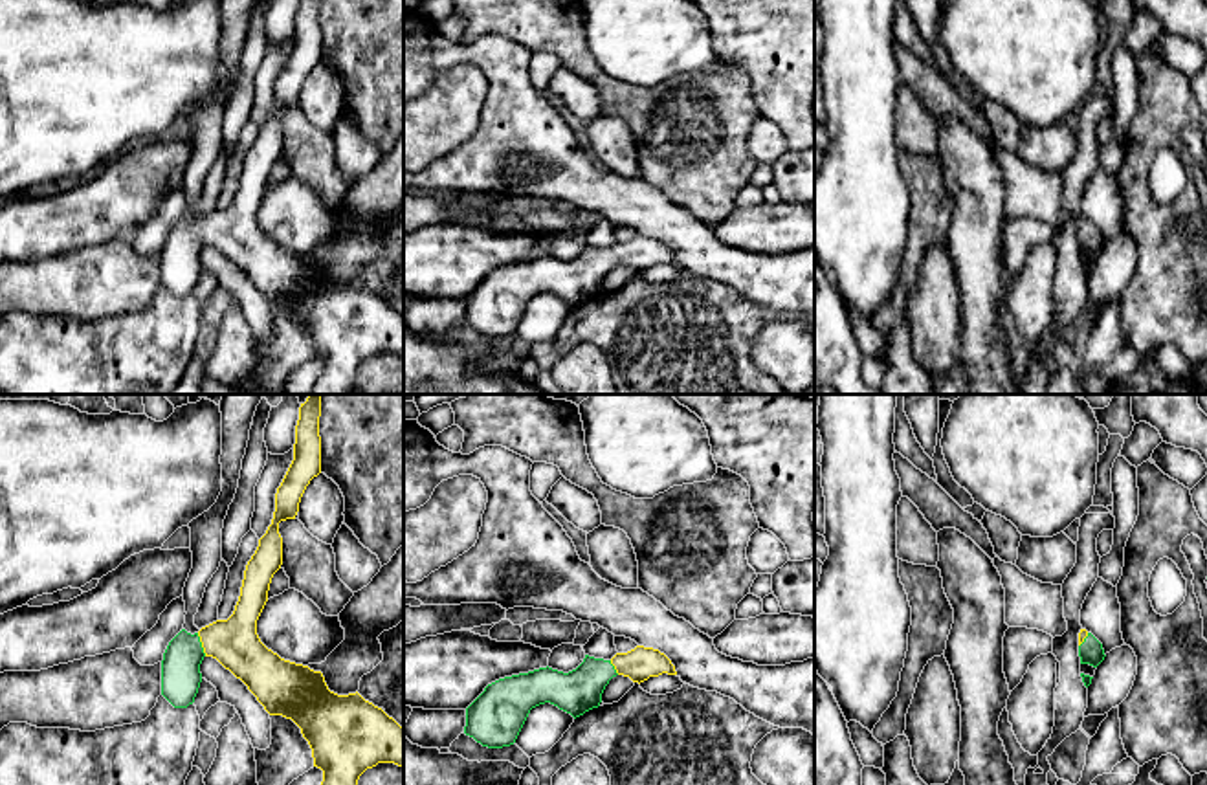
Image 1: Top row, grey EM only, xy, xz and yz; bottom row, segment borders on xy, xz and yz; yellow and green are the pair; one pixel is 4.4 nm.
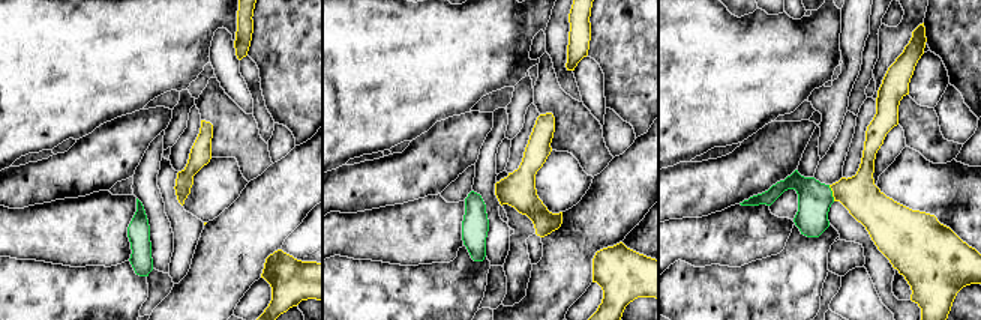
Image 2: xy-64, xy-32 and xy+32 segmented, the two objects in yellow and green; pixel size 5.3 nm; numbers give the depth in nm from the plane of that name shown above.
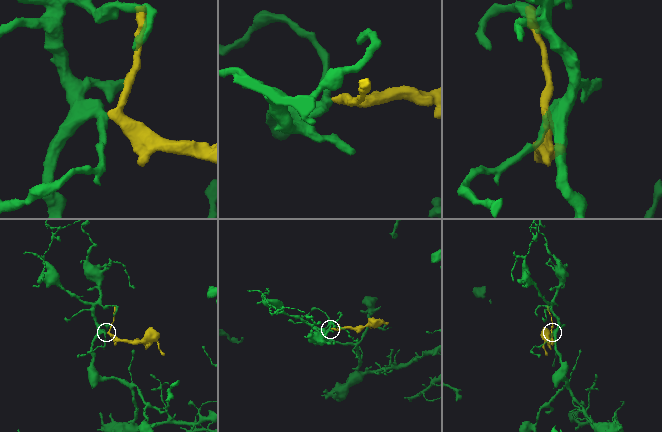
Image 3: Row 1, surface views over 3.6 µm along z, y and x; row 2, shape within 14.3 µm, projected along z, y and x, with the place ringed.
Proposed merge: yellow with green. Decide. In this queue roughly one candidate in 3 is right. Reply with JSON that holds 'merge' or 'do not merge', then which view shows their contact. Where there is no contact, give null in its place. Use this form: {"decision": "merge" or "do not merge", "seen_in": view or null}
{"decision": "merge", "seen_in": "xy"}

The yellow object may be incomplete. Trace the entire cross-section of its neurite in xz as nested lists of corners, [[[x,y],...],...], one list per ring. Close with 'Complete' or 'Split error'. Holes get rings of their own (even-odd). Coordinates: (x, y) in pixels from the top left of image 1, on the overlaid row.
[[[637,646],[611,660],[585,655],[569,673],[547,666],[504,677],[488,684],[466,708],[464,734],[488,748],[510,746],[539,704],[550,702],[576,719],[600,706],[613,677],[624,675],[640,684],[662,673],[677,675],[671,660],[659,649]]]. Split error

